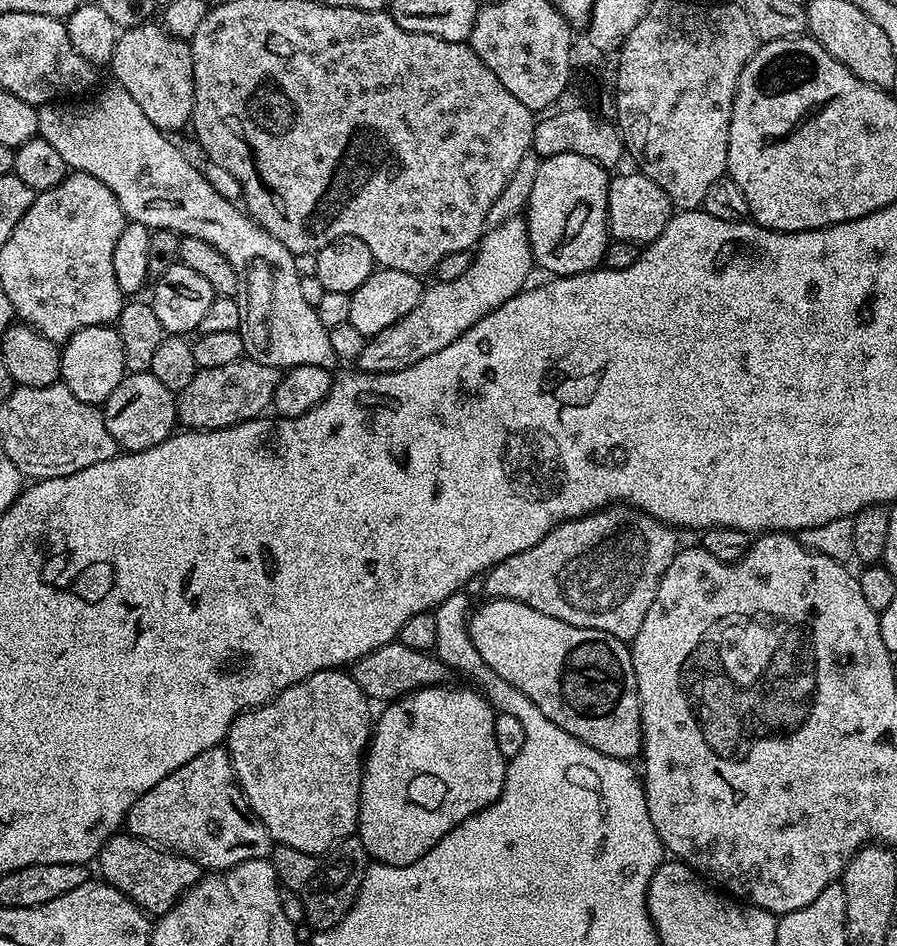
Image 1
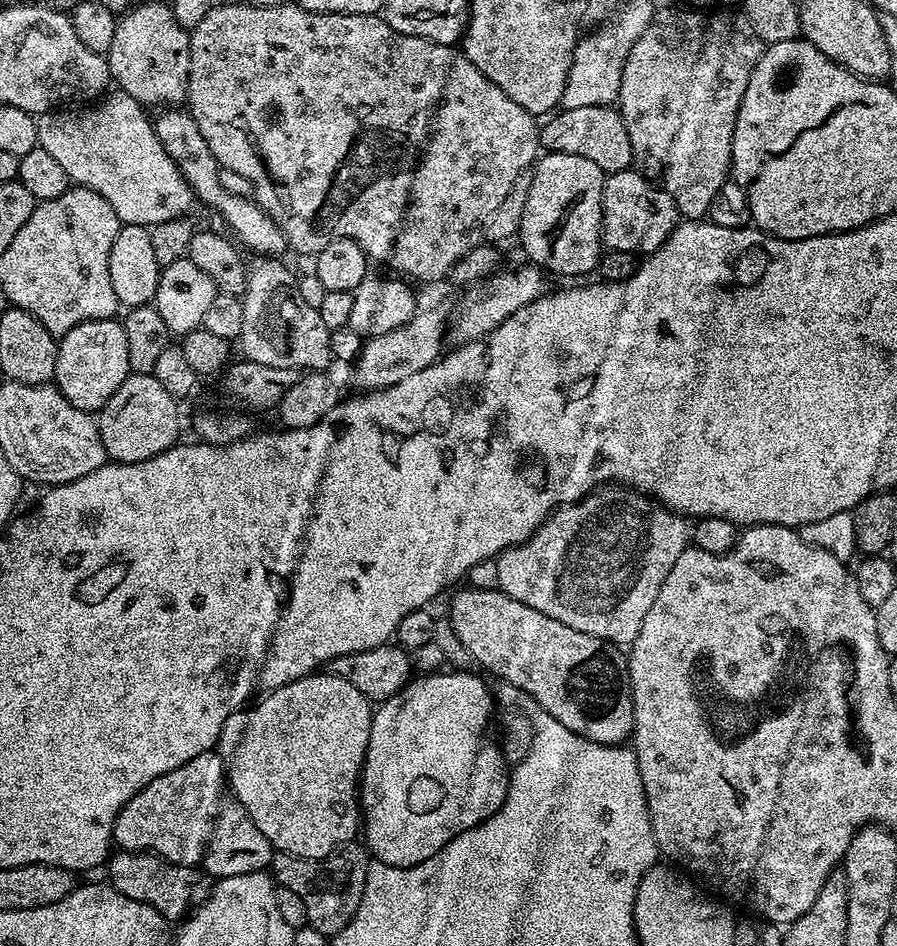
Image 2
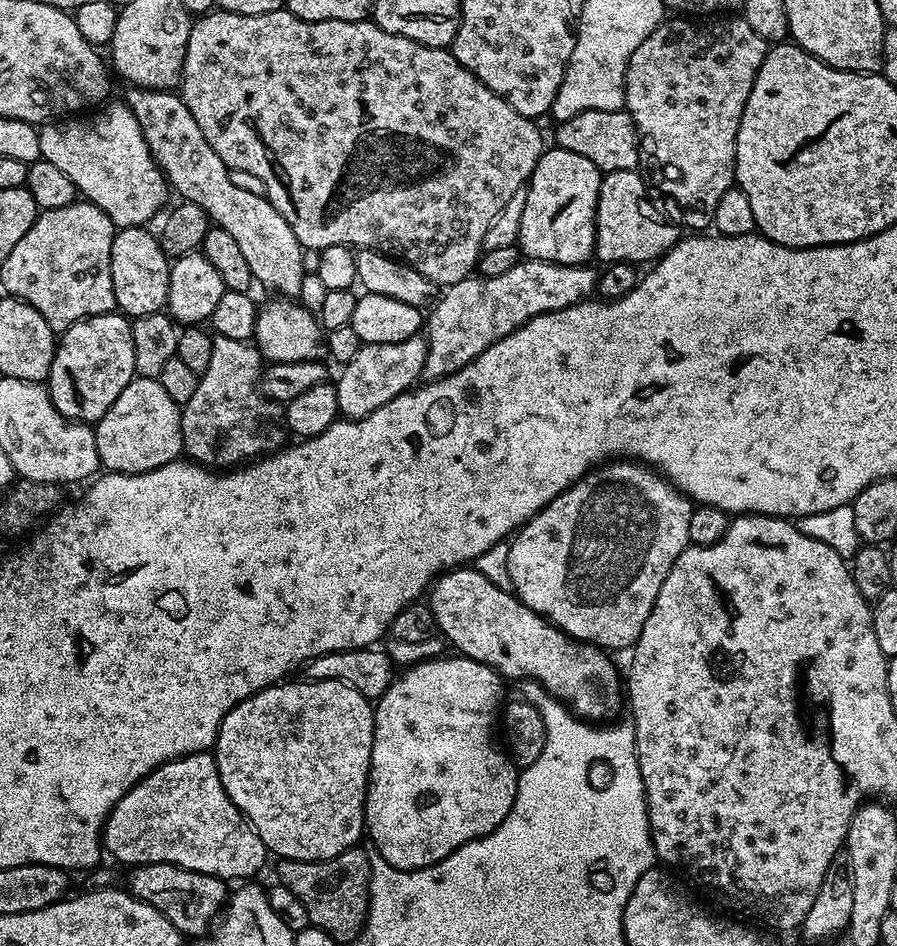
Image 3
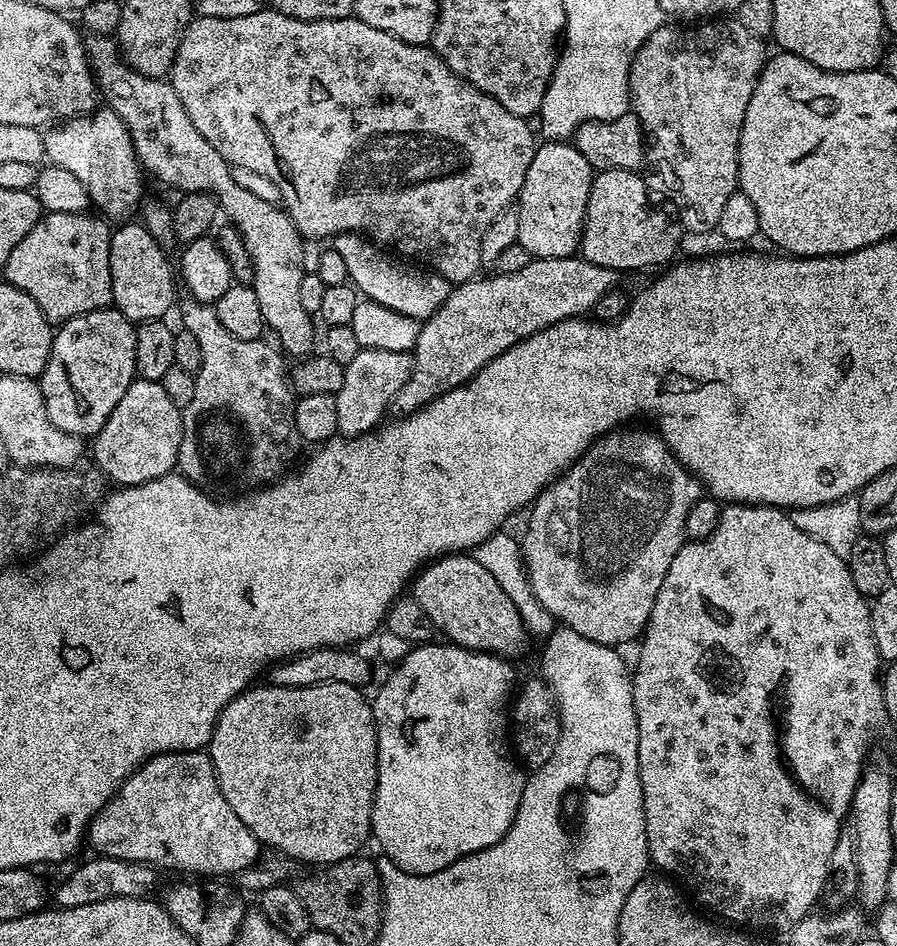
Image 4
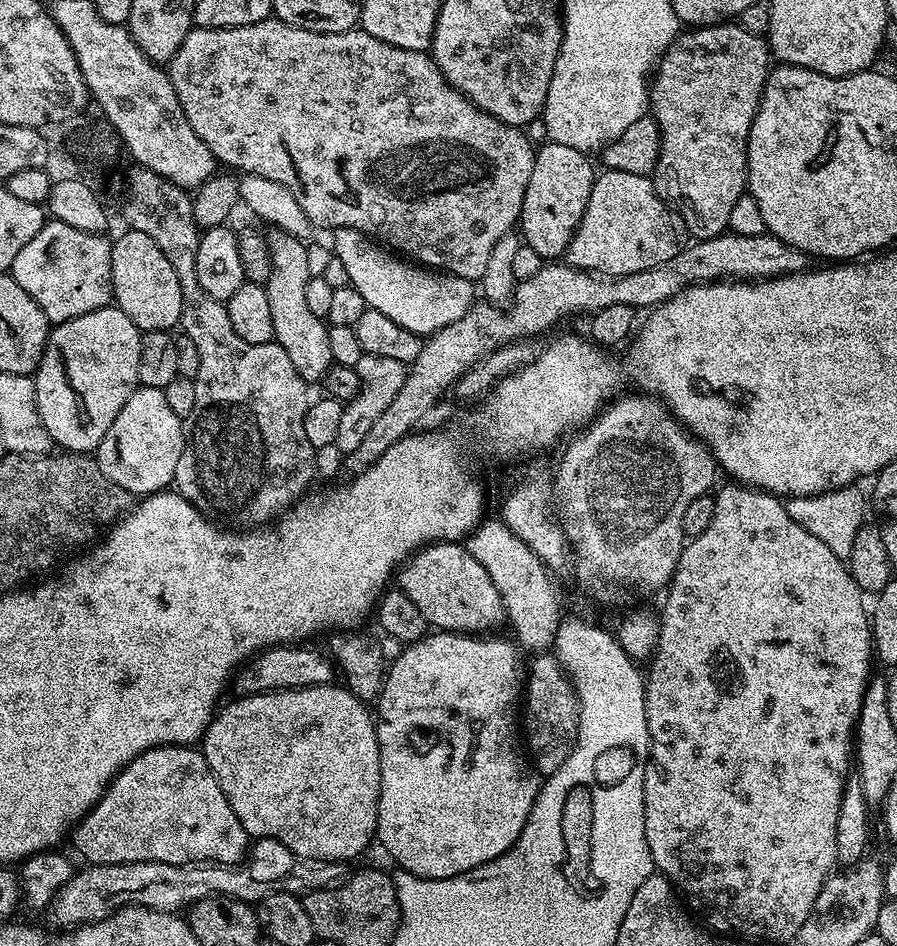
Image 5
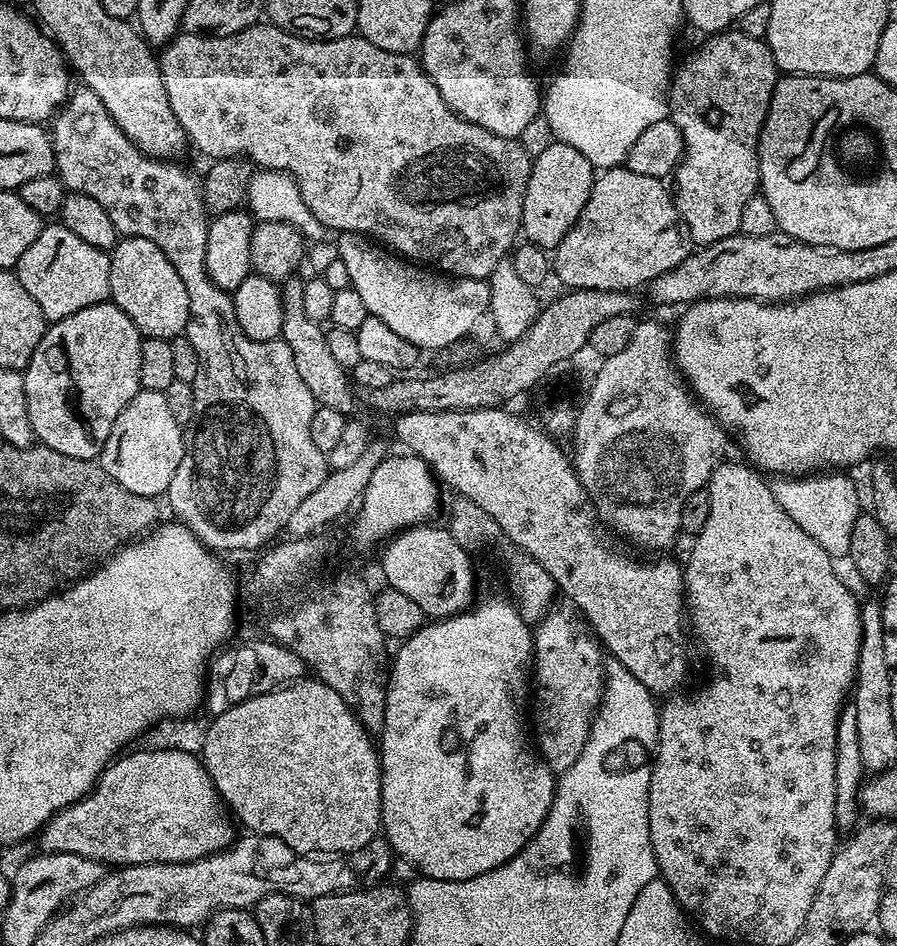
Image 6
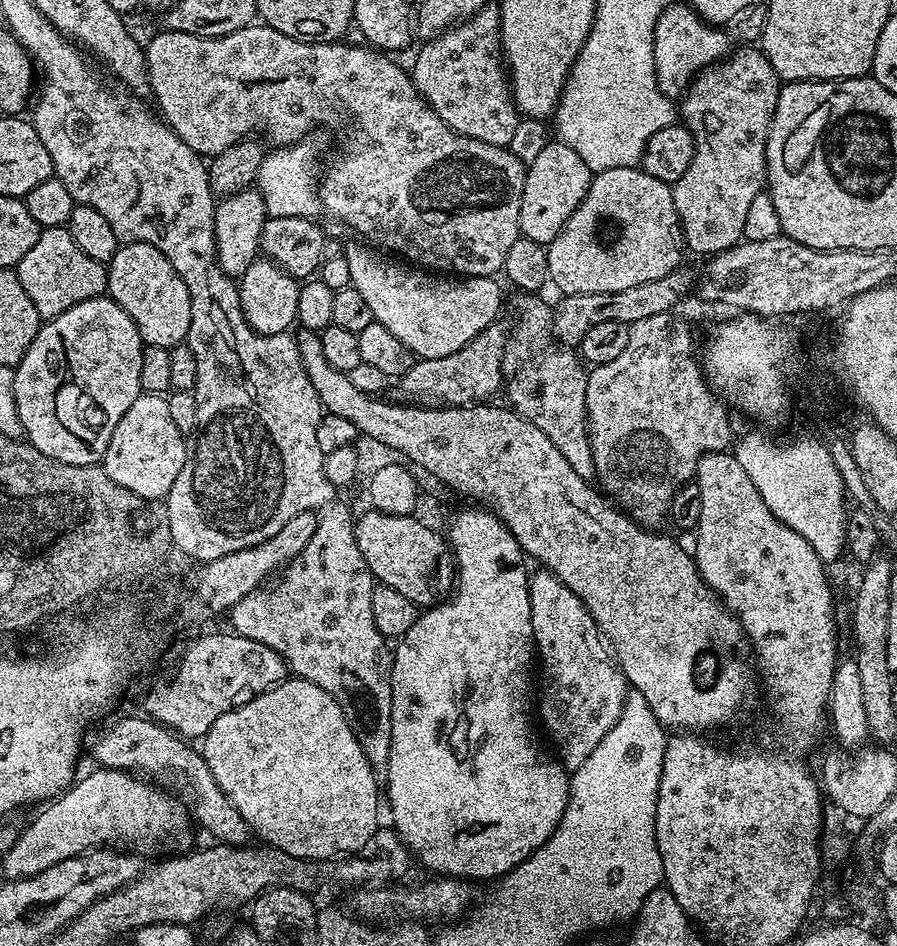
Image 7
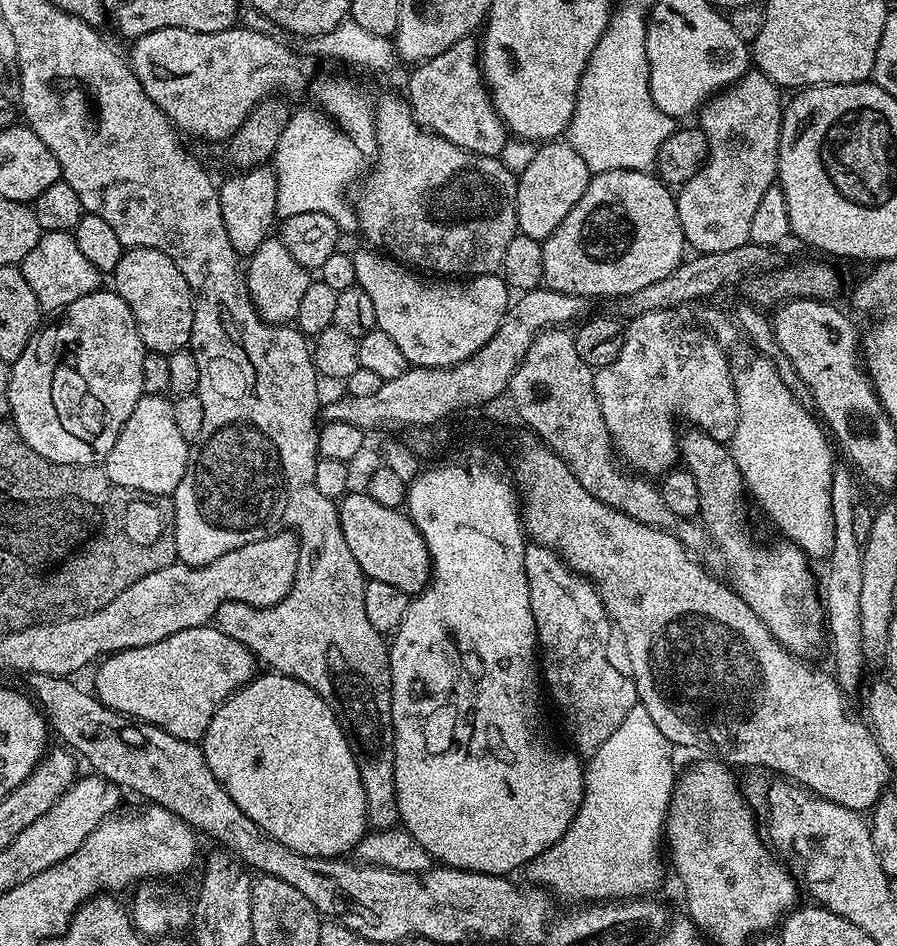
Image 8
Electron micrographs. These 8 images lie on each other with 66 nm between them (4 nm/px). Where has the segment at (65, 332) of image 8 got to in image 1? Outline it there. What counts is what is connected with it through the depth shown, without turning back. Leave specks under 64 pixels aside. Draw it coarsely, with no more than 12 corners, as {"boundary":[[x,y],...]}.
{"boundary":[[86,326],[60,350],[60,380],[103,406],[125,375],[122,338]]}

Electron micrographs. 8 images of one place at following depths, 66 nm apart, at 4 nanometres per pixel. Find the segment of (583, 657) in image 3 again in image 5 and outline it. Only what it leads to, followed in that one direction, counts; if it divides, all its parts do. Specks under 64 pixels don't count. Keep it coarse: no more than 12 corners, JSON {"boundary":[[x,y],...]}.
{"boundary":[[460,542],[428,544],[398,587],[441,632],[504,624],[490,575]]}

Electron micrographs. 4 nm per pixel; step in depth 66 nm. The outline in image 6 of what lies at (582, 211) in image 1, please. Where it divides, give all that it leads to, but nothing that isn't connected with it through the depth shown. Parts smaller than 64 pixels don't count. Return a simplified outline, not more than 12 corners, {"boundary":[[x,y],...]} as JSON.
{"boundary":[[574,146],[535,153],[520,219],[555,250],[594,179]]}

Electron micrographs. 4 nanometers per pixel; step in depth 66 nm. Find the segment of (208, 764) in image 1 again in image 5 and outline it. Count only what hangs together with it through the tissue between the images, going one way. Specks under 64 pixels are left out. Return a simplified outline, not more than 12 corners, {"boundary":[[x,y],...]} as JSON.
{"boundary":[[196,746],[134,758],[70,840],[88,864],[239,864]]}

